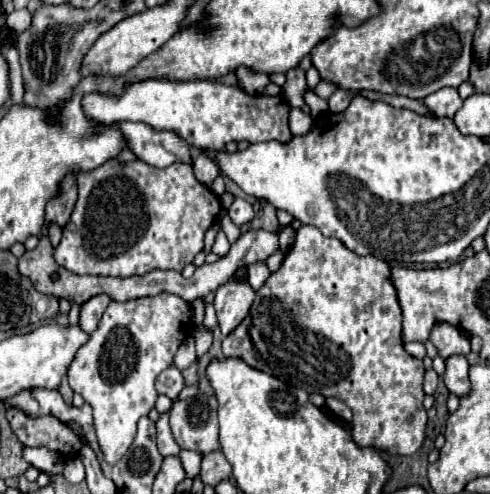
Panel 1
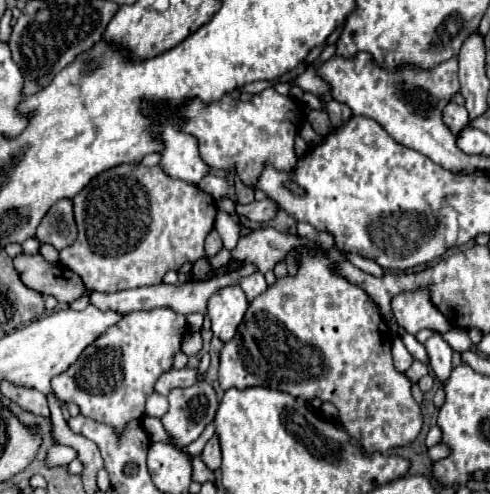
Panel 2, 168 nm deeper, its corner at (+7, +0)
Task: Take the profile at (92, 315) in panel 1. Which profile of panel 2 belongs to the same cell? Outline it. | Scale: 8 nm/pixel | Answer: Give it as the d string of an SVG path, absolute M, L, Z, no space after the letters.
M243 265L239 271L231 271L231 273L225 273L225 275L219 275L219 277L213 277L213 279L207 279L207 281L191 281L191 283L181 283L181 285L153 285L153 287L137 287L137 289L127 289L127 291L115 291L115 293L101 293L101 291L95 291L91 293L89 297L89 303L95 305L97 309L101 311L117 311L117 313L129 313L129 311L137 311L137 309L155 309L155 307L163 307L163 305L169 305L171 309L177 309L177 313L203 313L205 307L207 307L207 299L219 291L221 287L225 285L233 285L237 283L241 277L249 275L249 273L255 273L257 269L253 269L253 265Z

